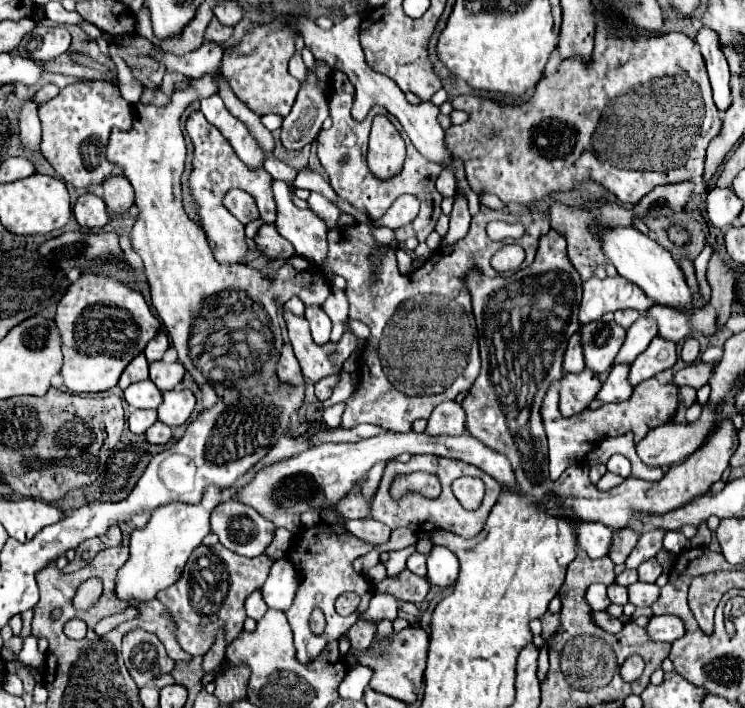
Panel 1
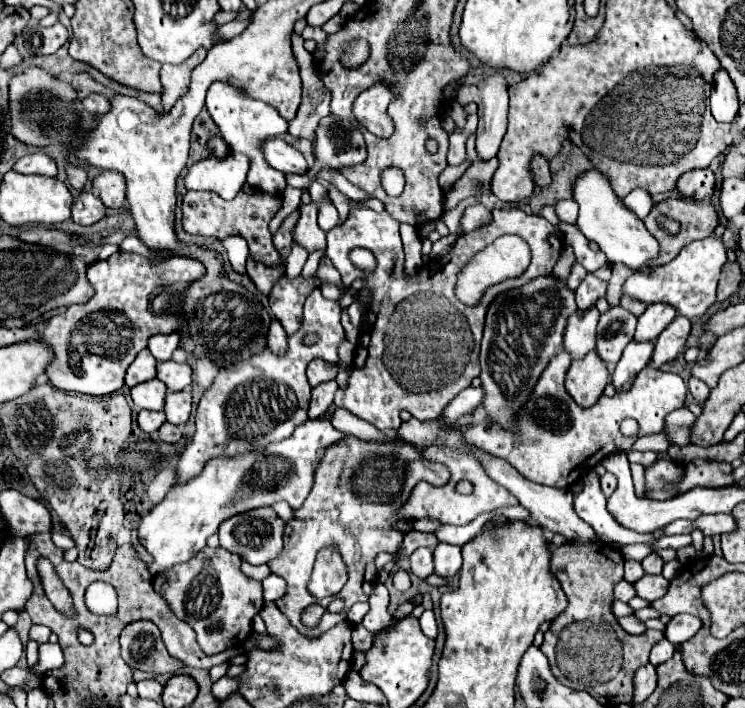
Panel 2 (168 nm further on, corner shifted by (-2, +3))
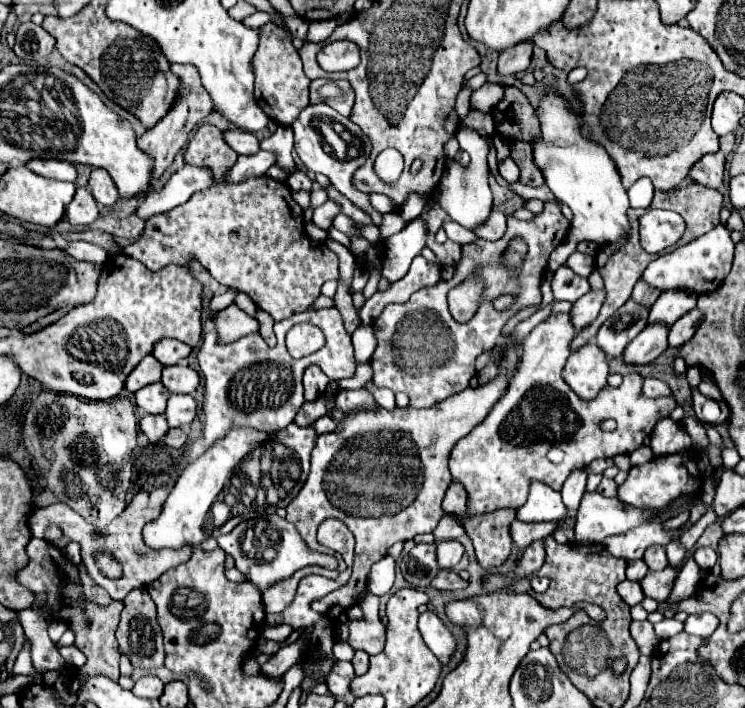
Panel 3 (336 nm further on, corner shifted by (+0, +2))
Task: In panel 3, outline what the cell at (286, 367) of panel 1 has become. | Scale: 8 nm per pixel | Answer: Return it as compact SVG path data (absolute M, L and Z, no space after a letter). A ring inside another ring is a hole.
M257 311L255 313L255 319L259 321L259 335L265 339L265 343L269 345L269 347L273 347L275 345L275 337L273 337L273 319L265 313L265 311Z

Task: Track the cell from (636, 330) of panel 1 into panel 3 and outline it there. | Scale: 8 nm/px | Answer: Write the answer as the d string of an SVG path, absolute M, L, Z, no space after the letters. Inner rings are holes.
M669 289L663 291L661 297L655 301L649 313L649 323L665 321L665 325L673 325L679 317L695 309L697 293L687 293L685 289Z

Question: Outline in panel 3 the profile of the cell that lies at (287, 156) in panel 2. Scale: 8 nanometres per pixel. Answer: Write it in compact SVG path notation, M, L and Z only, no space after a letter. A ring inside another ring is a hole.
M227 129L223 131L223 141L239 155L253 155L259 151L259 141L253 133L243 129Z

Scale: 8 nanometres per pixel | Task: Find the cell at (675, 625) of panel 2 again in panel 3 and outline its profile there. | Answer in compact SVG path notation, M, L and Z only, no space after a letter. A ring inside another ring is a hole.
M697 613L689 615L685 621L685 633L689 635L699 635L699 637L709 637L719 625L719 619L713 613Z

